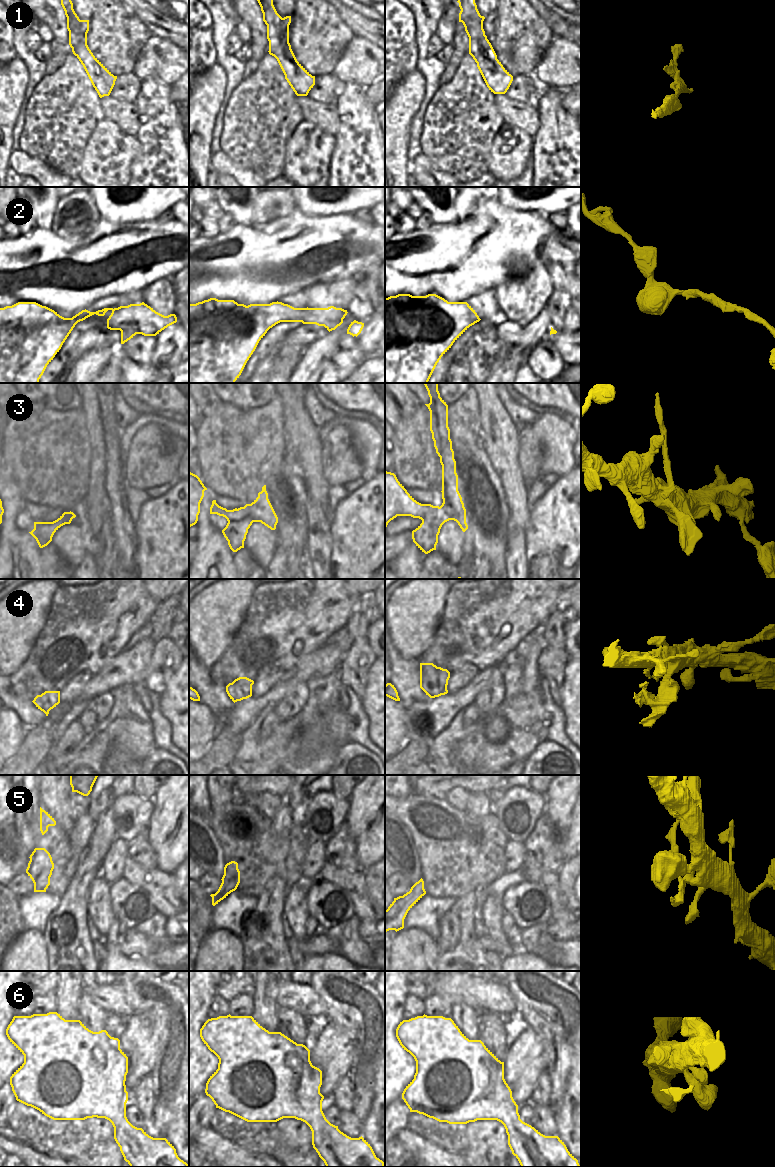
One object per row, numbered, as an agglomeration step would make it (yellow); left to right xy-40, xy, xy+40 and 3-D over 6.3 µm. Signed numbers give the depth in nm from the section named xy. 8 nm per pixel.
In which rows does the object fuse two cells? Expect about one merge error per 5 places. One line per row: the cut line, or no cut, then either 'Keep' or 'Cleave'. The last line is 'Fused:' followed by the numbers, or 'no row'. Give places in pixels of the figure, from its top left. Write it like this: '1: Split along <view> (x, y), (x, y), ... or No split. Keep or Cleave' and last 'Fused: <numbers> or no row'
1: No split. Keep
2: No split. Keep
3: Split along xy+40 (438, 506), (428, 511), (422, 520). Cleave
4: Split along xy (251, 685), (245, 686), (242, 681), (235, 681), (226, 687). Cleave
5: No split. Keep
6: No split. Keep
Fused: 3, 4.

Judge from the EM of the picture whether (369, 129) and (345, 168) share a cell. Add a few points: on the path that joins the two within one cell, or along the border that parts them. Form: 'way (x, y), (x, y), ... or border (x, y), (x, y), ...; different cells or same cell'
way (360, 139), (359, 143), (351, 151), (351, 158); same cell

